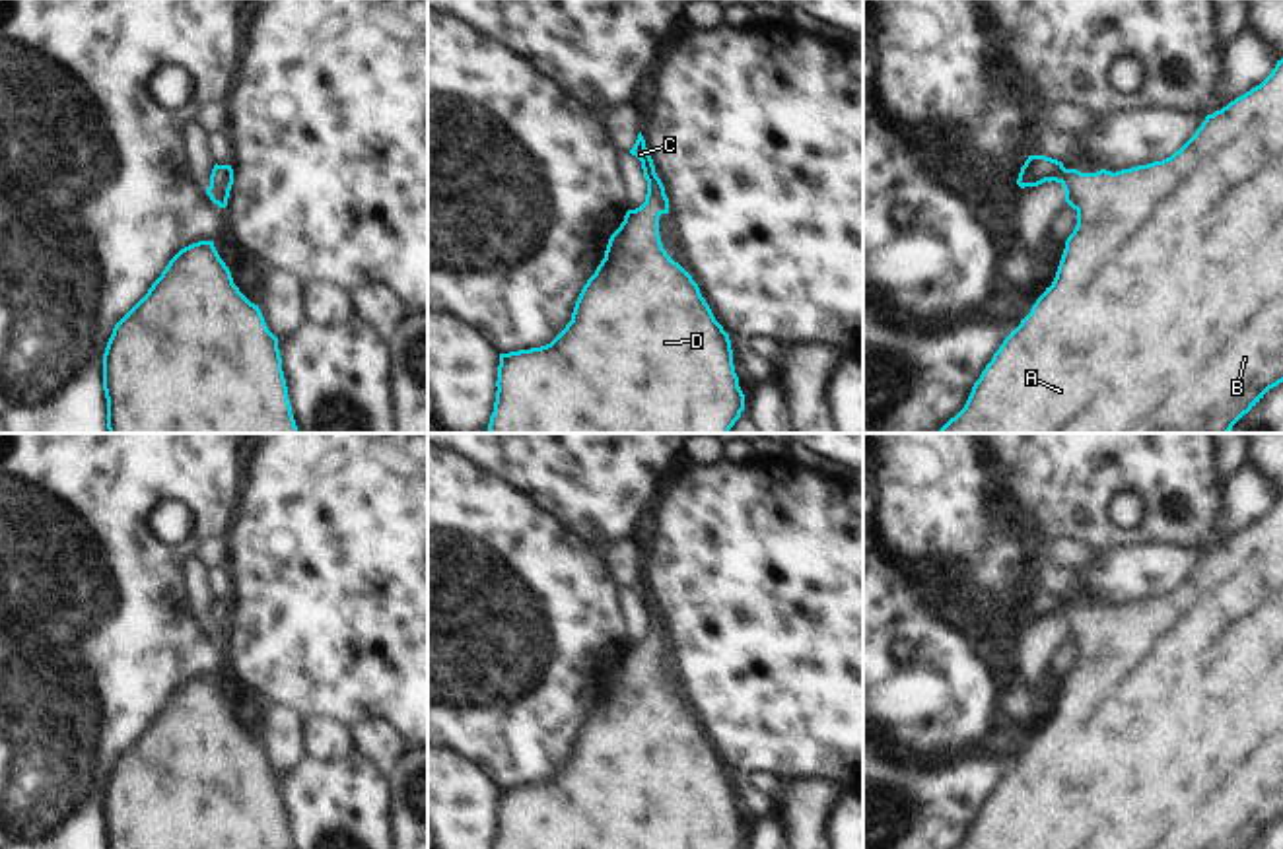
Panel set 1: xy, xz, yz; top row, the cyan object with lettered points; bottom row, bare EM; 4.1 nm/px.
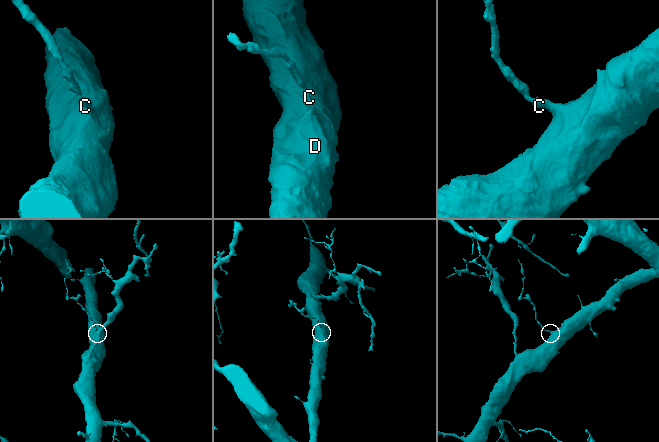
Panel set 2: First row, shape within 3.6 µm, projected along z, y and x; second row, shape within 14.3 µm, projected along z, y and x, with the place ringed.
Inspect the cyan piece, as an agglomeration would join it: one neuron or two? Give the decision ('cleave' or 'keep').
keep

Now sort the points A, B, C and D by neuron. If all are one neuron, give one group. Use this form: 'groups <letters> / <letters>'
groups A B C D

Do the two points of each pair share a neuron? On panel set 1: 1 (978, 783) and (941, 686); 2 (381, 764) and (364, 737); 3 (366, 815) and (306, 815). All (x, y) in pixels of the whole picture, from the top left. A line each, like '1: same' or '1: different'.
1: different
2: same
3: same

